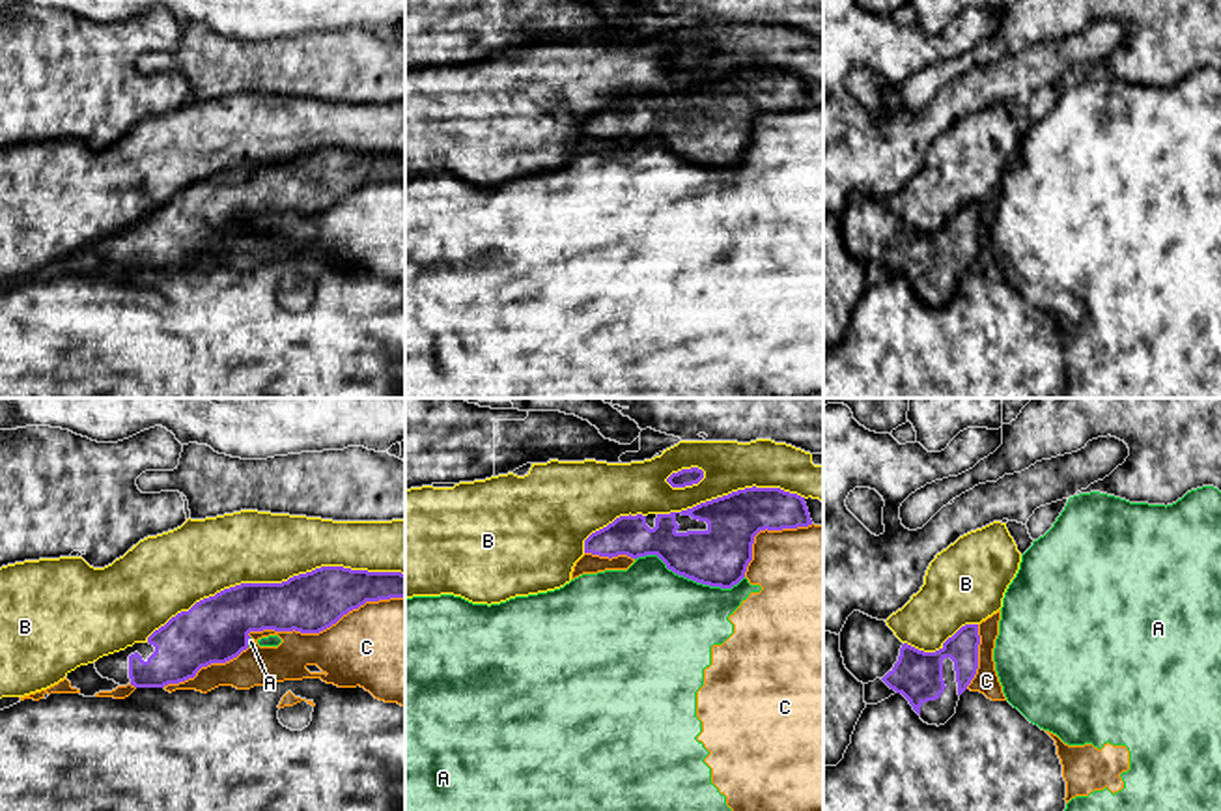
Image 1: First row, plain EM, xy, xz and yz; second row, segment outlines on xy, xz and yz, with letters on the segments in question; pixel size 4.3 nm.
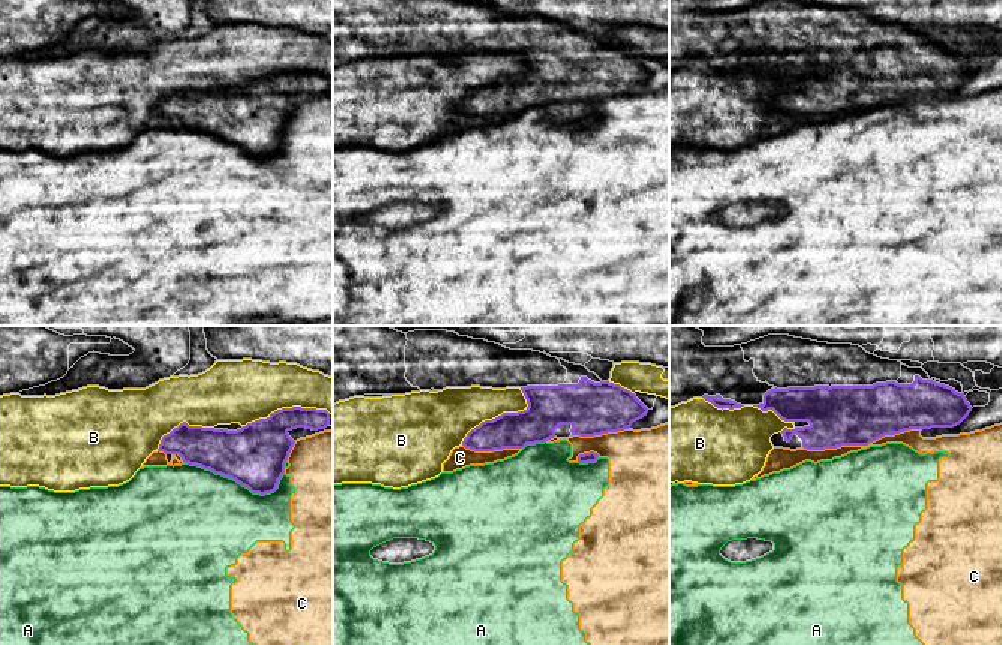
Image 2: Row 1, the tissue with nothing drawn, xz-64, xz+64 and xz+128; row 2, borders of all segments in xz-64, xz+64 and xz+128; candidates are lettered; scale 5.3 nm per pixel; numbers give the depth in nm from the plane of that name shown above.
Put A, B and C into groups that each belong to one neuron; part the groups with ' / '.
A C / B

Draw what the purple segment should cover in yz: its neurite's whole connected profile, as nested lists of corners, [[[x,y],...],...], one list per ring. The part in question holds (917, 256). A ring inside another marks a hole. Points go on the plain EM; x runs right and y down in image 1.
[[[978,206],[961,207],[935,234],[904,224],[898,243],[881,262],[902,275],[924,305],[945,306],[976,256],[978,226]]]

